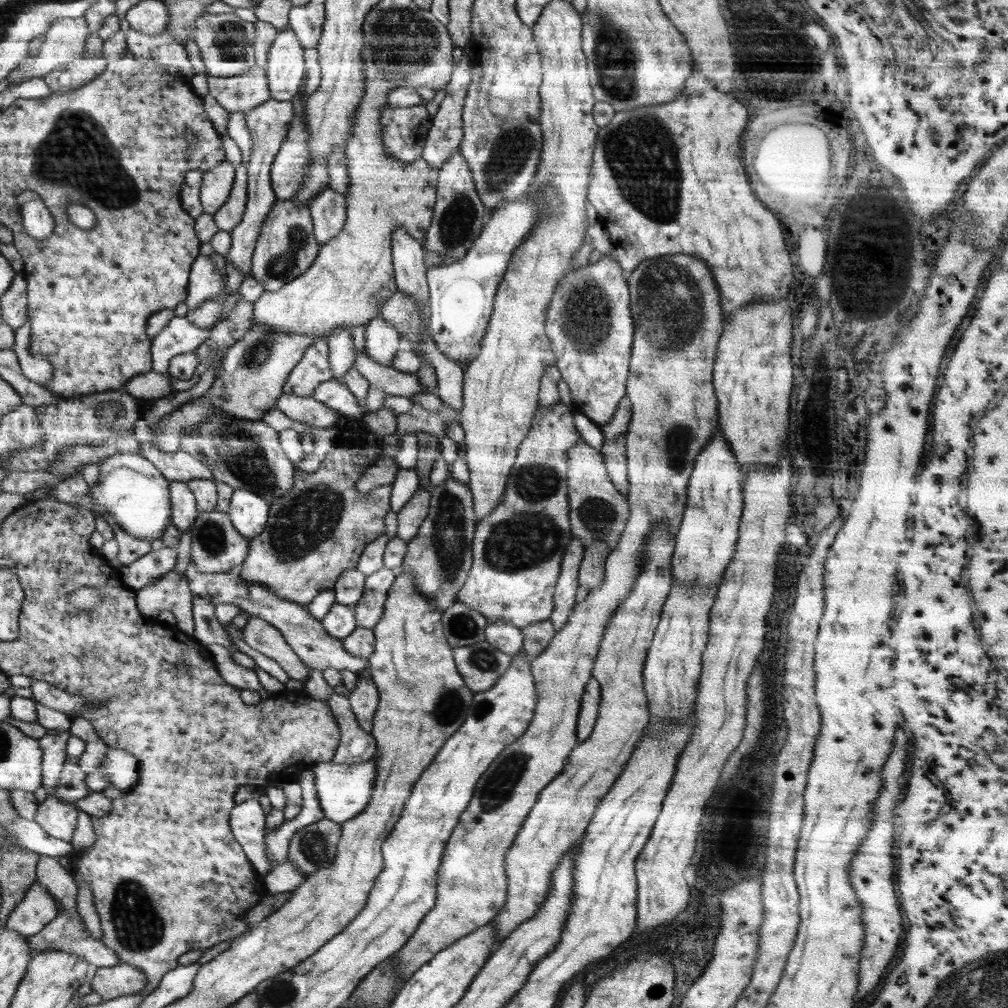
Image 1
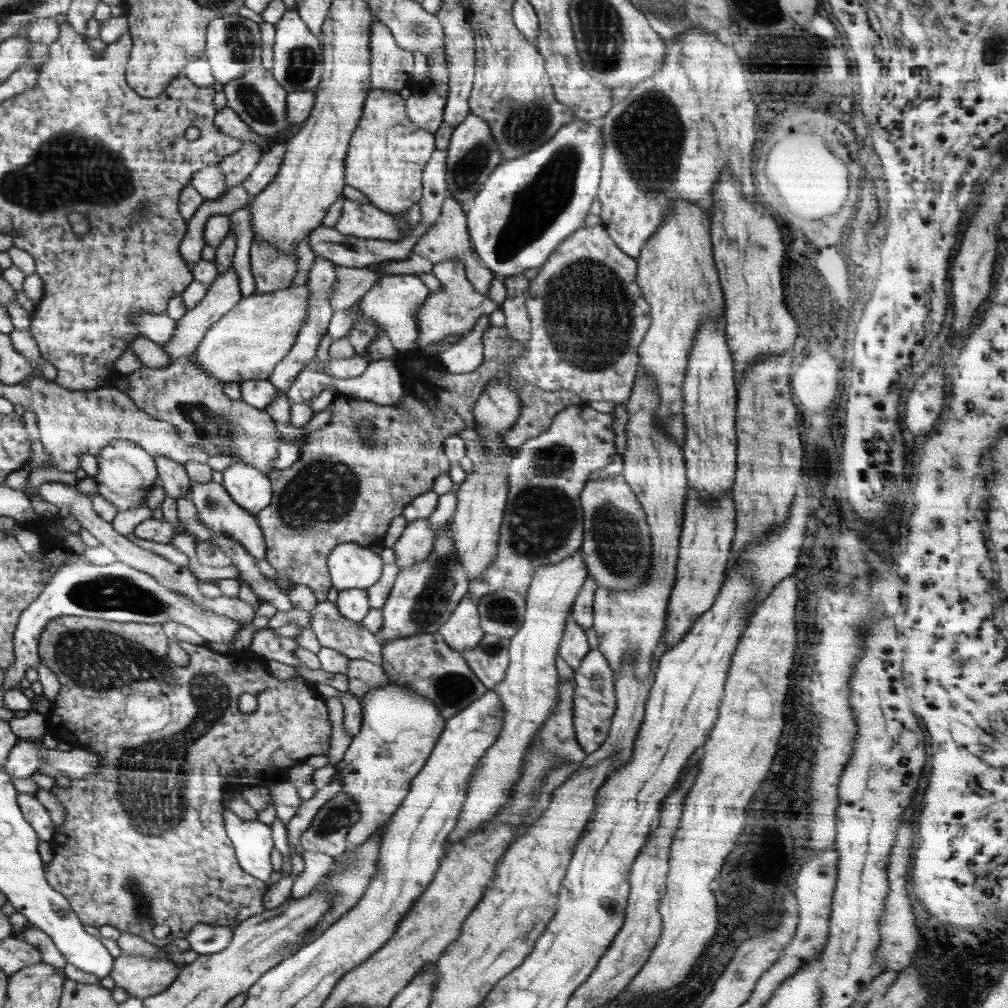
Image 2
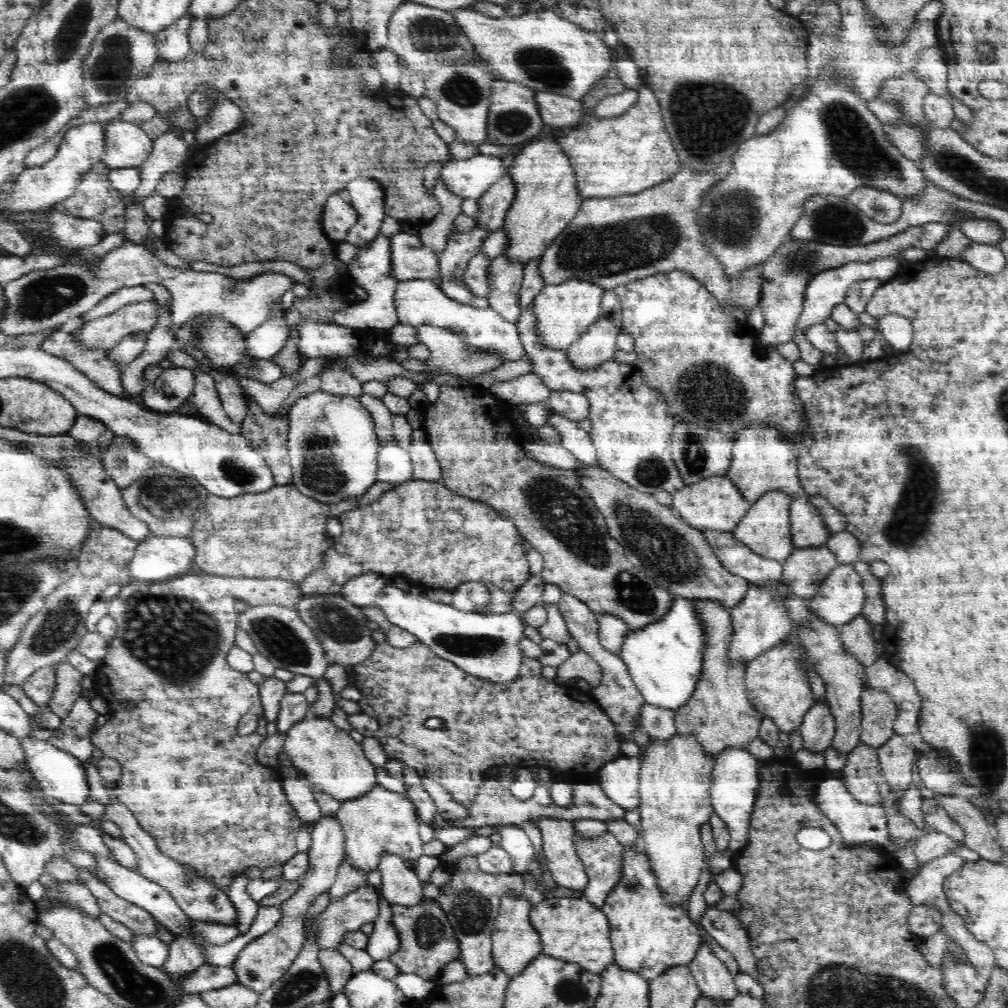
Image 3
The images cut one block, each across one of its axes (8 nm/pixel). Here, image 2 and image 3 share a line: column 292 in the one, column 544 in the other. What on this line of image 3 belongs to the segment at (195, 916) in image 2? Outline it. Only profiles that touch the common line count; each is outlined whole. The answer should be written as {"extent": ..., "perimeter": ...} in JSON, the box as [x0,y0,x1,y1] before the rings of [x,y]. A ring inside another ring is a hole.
{"extent":[347,641,626,809],"perimeter":[[[384,641],[376,645],[372,656],[362,660],[360,664],[352,665],[352,672],[347,673],[347,680],[349,682],[348,686],[354,684],[363,694],[362,699],[358,702],[361,713],[374,718],[379,723],[379,730],[374,734],[374,737],[382,744],[387,757],[391,760],[400,760],[402,763],[406,763],[406,767],[414,768],[414,771],[422,778],[431,778],[438,781],[438,784],[441,784],[444,790],[450,793],[454,802],[459,802],[468,809],[472,806],[478,790],[484,784],[486,775],[492,767],[510,765],[515,766],[519,771],[526,771],[529,767],[542,766],[549,769],[555,780],[573,784],[590,778],[591,774],[600,770],[608,760],[624,757],[624,754],[621,752],[621,745],[626,741],[622,741],[622,736],[619,736],[617,733],[614,722],[610,721],[610,717],[599,708],[594,699],[589,697],[588,694],[572,690],[568,685],[556,685],[553,680],[547,680],[540,671],[542,667],[540,661],[524,656],[522,658],[520,675],[516,681],[509,682],[508,685],[506,685],[506,682],[505,684],[494,684],[494,682],[482,681],[478,677],[466,674],[453,662],[441,659],[431,648],[419,641],[416,644],[412,644],[412,646],[408,646],[408,648],[396,648]],[[428,718],[438,718],[444,721],[441,729],[426,728],[424,722]]]}

